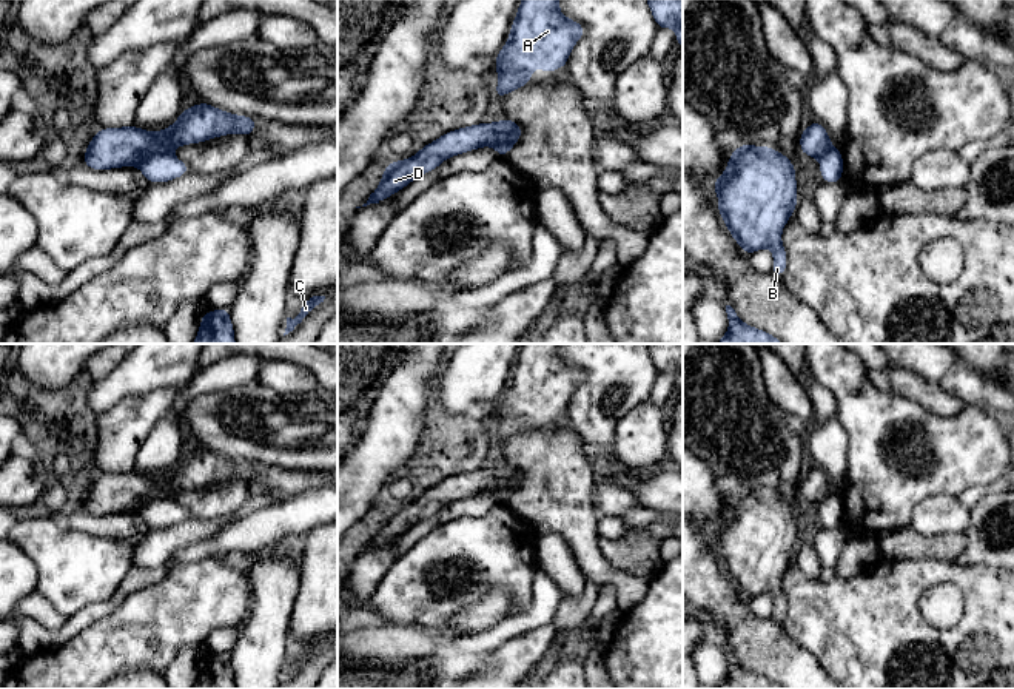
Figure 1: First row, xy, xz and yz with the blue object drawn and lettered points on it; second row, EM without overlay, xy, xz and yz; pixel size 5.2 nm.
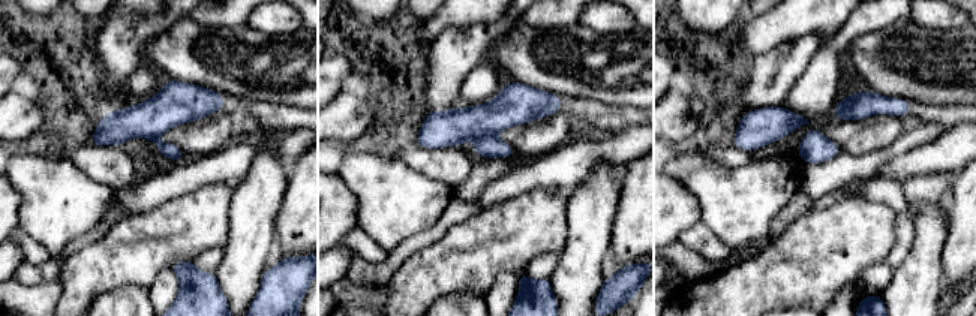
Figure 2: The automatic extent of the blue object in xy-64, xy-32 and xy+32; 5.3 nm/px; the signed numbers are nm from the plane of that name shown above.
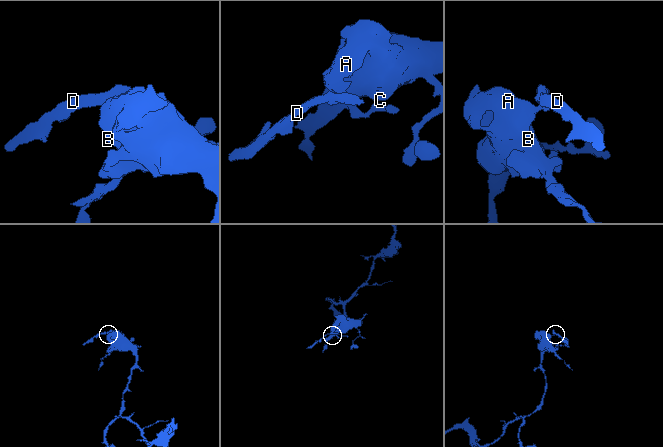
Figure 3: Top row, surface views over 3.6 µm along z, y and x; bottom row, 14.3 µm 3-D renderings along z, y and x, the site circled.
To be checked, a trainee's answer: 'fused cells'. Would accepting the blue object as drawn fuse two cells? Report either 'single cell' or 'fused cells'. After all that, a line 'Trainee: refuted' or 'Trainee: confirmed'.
fused cells
Trainee: confirmed

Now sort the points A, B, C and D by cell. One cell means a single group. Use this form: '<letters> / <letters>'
A B C / D

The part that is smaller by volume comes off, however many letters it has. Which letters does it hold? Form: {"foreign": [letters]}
{"foreign": ["D"]}

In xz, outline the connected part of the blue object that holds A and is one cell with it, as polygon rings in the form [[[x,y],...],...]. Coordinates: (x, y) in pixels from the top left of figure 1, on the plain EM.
[[[522,344],[510,373],[509,385],[496,401],[493,415],[499,419],[493,436],[499,445],[530,429],[532,415],[552,419],[567,413],[567,404],[586,373],[562,361],[559,344]]]

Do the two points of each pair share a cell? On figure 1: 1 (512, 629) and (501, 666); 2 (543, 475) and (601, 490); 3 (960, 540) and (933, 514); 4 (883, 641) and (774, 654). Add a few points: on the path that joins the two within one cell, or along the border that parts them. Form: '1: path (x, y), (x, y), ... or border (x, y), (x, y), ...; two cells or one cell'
1: border (521, 632), (509, 637), (493, 651); two cells
2: border (598, 483), (592, 492), (592, 503), (597, 510); two cells
3: border (965, 531), (940, 535), (920, 535), (916, 532); two cells
4: border (782, 625), (828, 672); two cells

